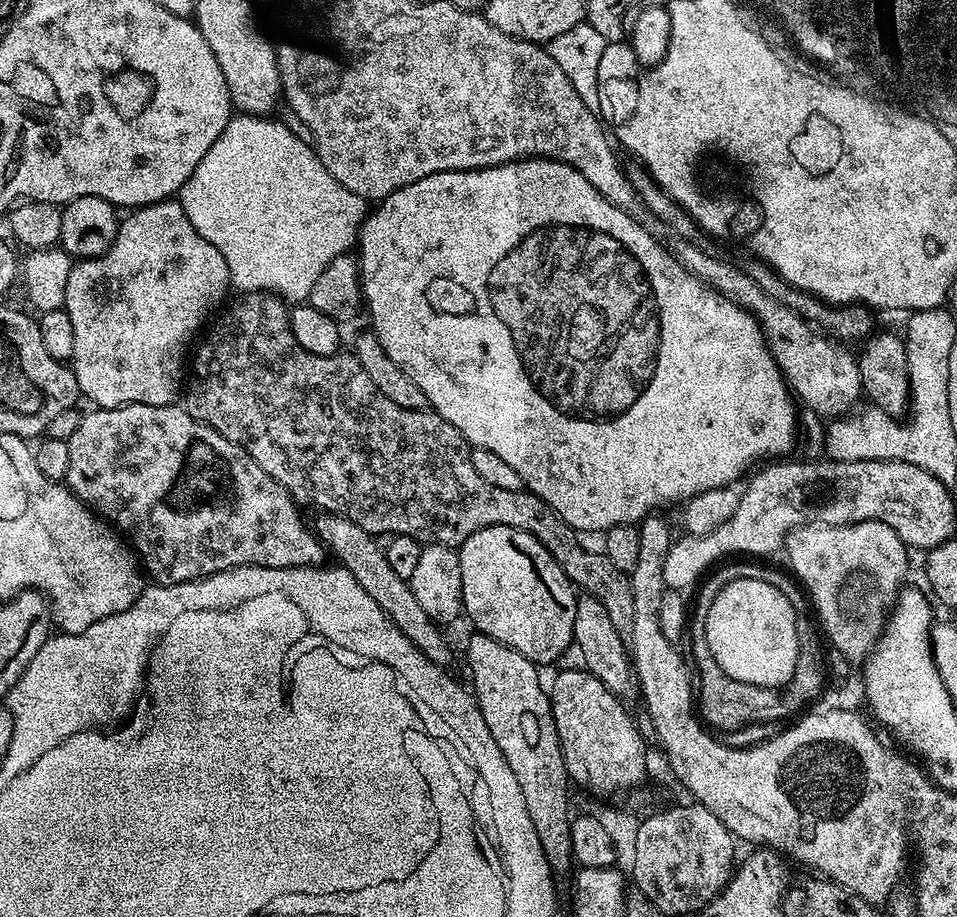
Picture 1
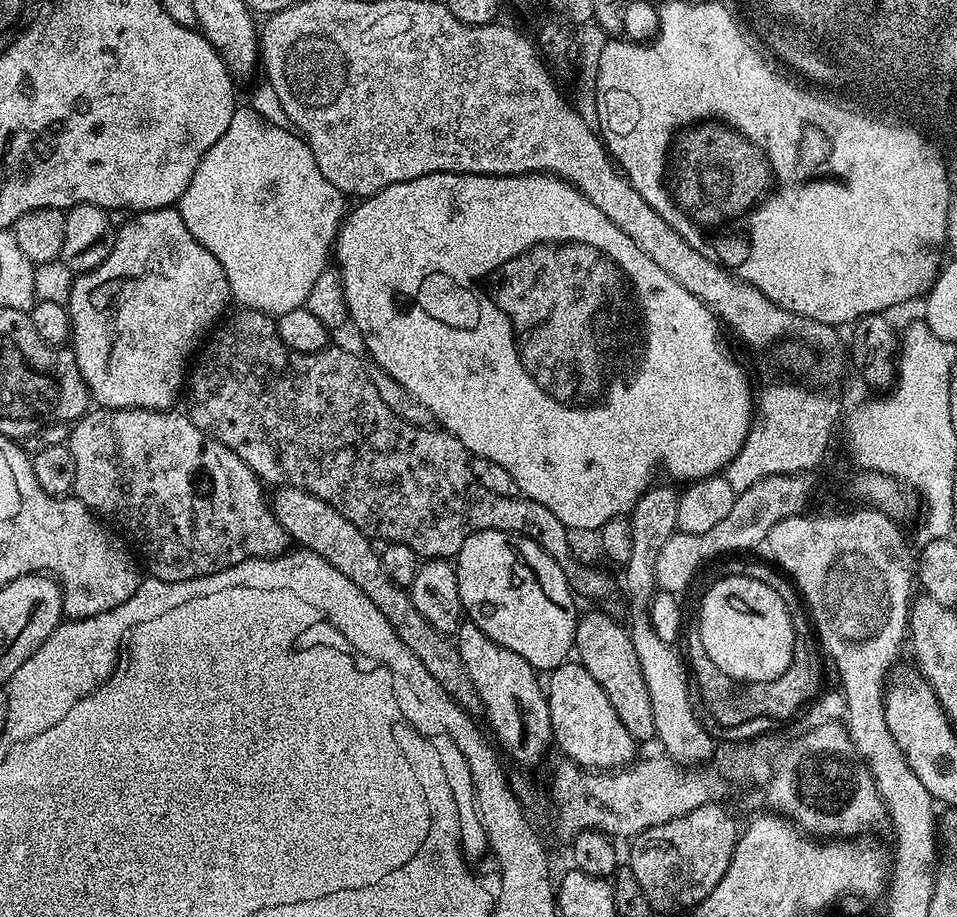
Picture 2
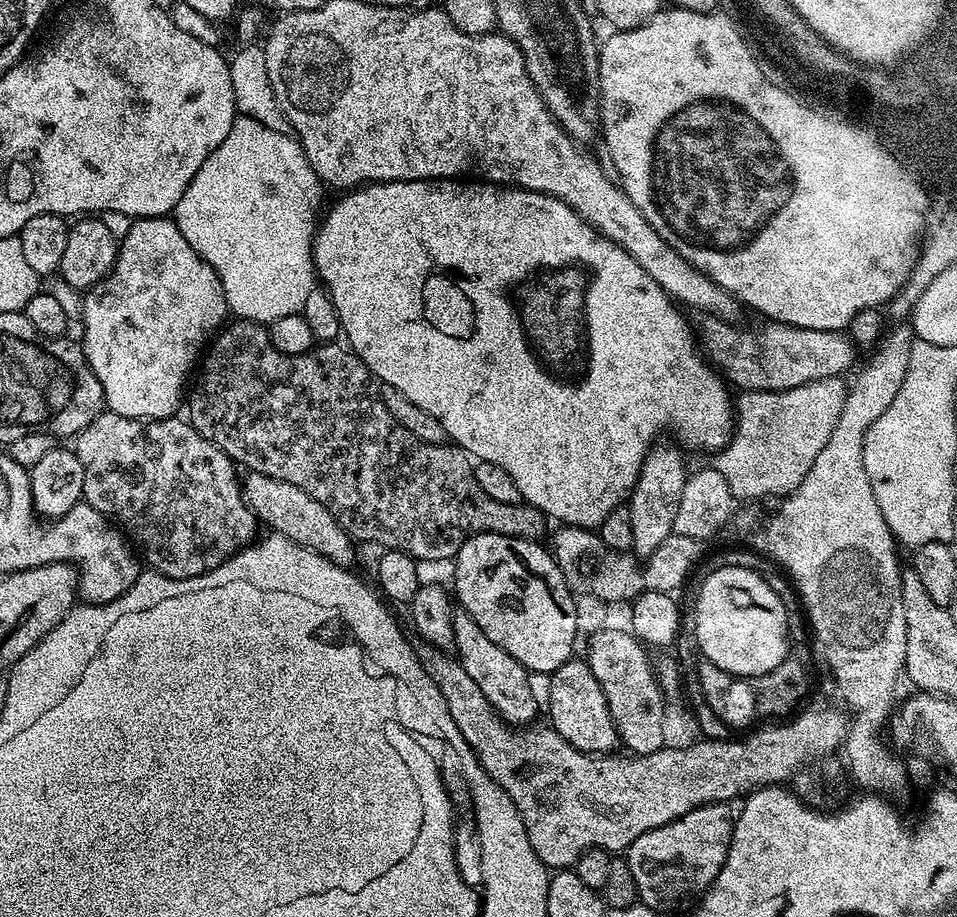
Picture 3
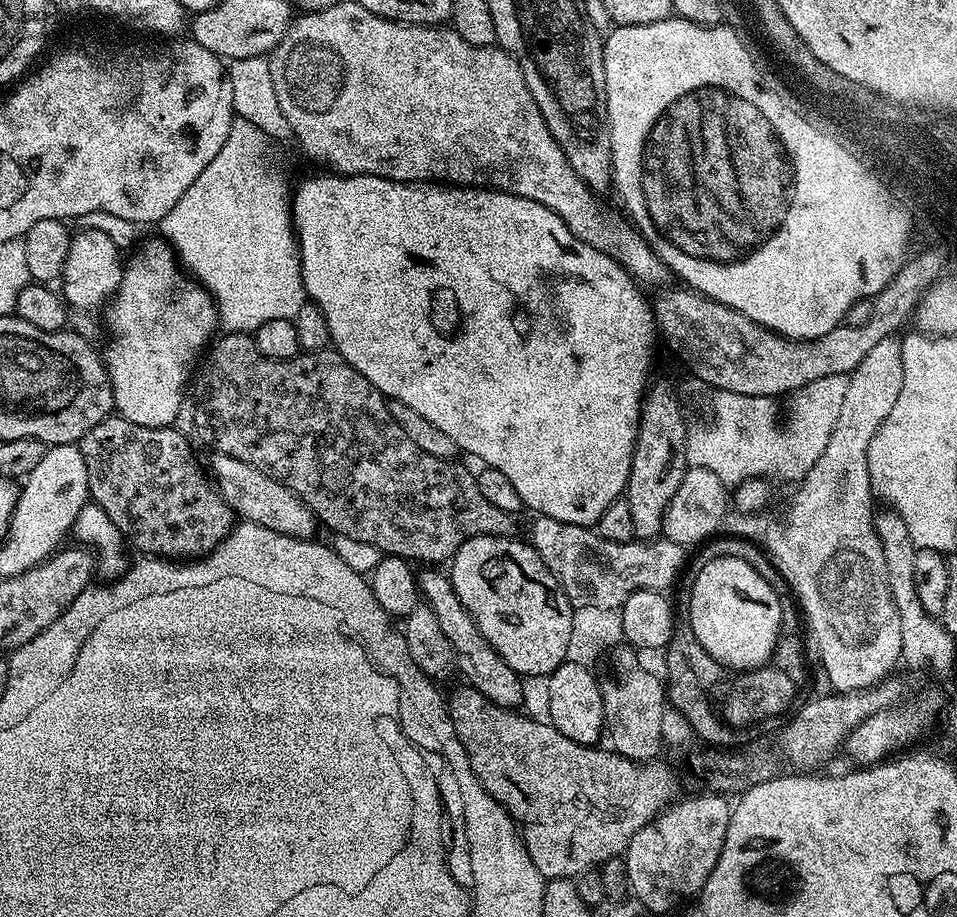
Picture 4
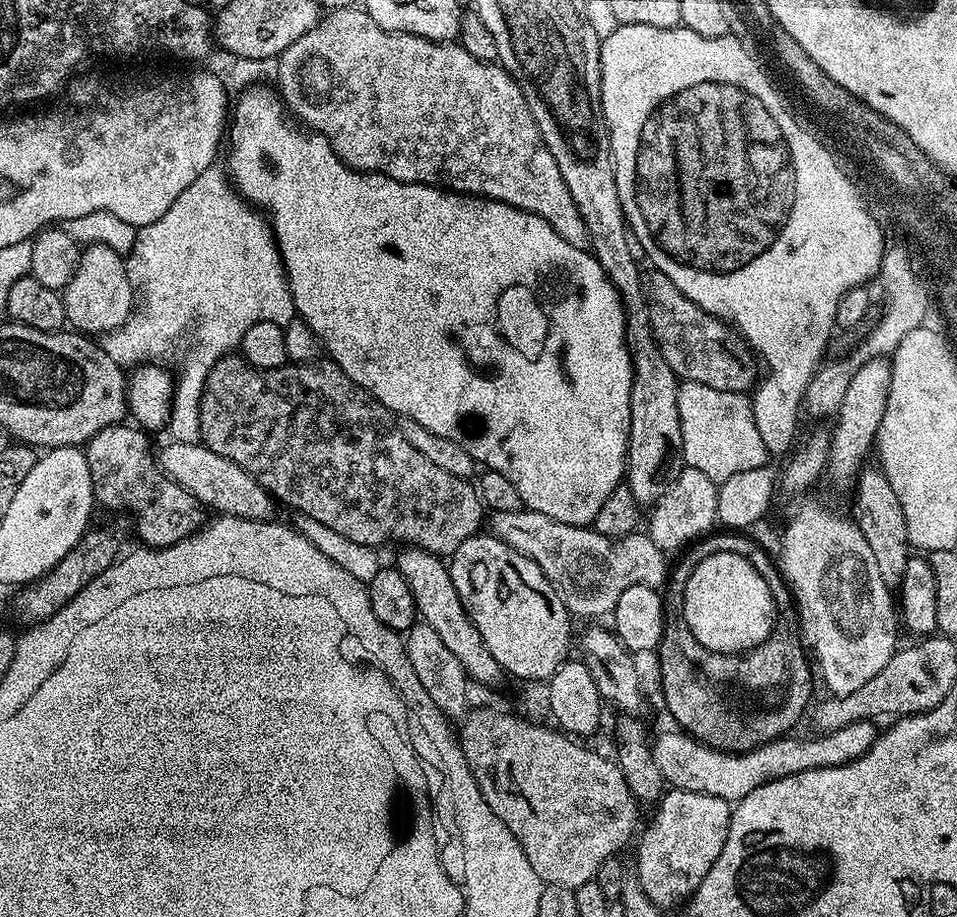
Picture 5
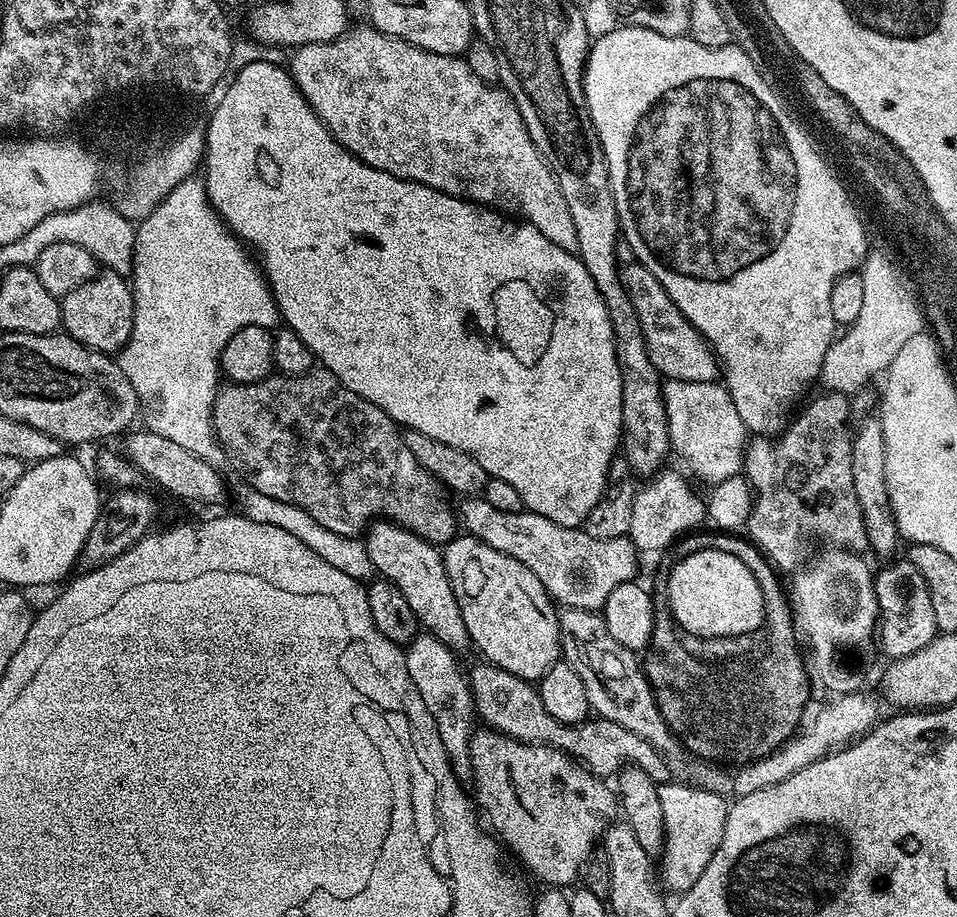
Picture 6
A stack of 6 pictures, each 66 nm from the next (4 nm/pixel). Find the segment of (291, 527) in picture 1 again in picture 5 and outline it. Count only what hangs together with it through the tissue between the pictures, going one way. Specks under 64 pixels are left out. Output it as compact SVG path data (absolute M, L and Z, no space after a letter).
M131 423L115 424L106 430L98 430L98 434L90 437L83 454L90 466L95 503L116 512L132 511L136 515L139 543L150 548L165 548L205 527L206 512L185 488L160 471L148 436L147 431Z

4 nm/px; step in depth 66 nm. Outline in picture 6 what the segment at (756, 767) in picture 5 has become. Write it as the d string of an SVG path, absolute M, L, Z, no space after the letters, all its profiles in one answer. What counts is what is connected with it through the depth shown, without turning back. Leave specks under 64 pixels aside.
M479 663L473 666L472 672L470 668L472 703L477 717L495 732L527 744L548 744L559 752L565 752L601 778L615 777L621 768L631 764L650 774L657 782L667 779L666 774L670 770L660 752L645 739L618 726L618 722L599 718L589 718L583 724L558 722L553 716L546 714L546 706L542 706L539 691L529 681L502 670L497 664Z

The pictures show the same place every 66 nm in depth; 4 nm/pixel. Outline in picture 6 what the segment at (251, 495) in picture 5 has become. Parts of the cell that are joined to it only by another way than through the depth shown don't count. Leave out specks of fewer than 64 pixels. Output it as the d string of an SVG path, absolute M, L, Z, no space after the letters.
M132 430L123 437L123 455L128 457L141 477L149 476L160 488L165 488L172 496L180 500L193 500L196 504L216 504L224 496L224 480L220 477L220 468L207 464L190 450L182 450L170 442L170 438L162 438L162 434L154 434L147 430Z

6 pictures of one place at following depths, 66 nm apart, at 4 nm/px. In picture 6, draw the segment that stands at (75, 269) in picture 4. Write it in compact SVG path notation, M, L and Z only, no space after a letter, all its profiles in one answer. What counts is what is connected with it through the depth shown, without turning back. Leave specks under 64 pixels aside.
M104 270L95 279L70 290L60 300L63 331L88 348L109 354L119 353L132 333L136 309L133 285L127 283L129 281L118 273Z

